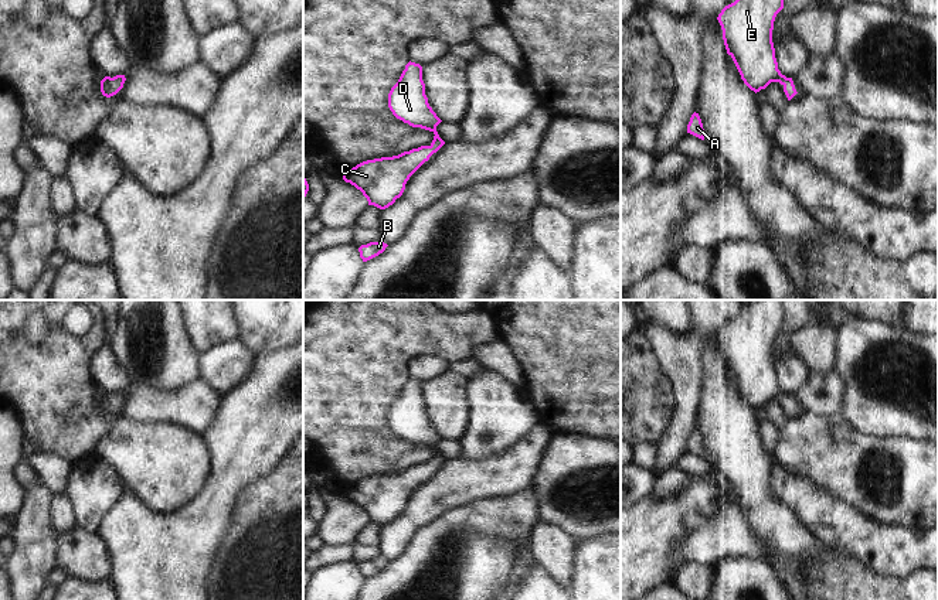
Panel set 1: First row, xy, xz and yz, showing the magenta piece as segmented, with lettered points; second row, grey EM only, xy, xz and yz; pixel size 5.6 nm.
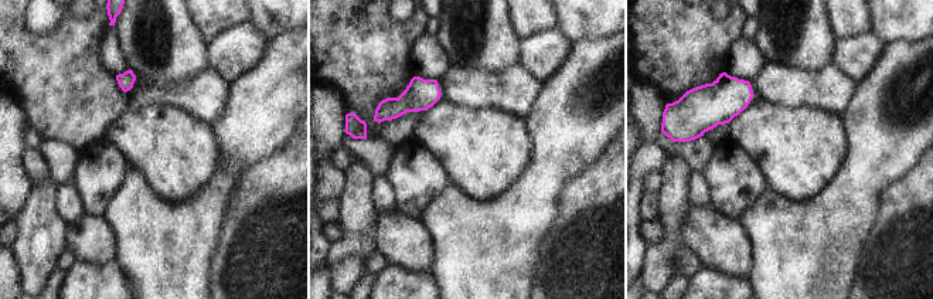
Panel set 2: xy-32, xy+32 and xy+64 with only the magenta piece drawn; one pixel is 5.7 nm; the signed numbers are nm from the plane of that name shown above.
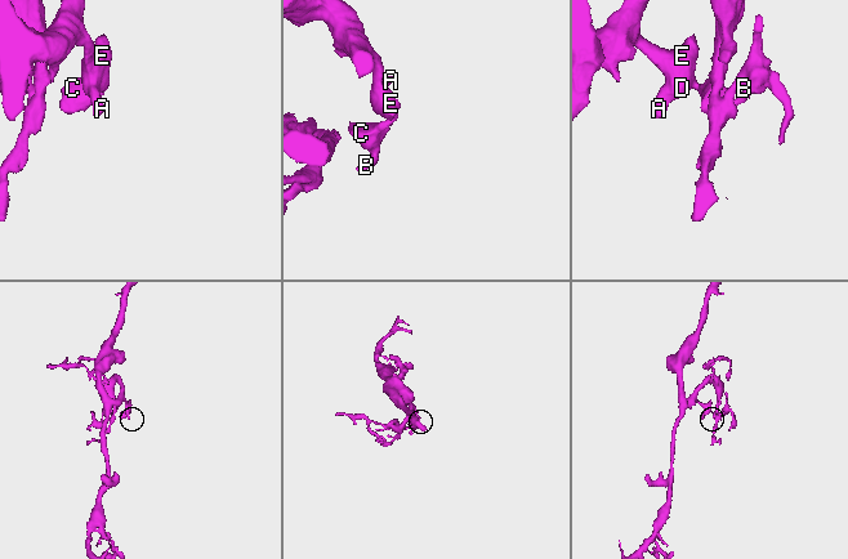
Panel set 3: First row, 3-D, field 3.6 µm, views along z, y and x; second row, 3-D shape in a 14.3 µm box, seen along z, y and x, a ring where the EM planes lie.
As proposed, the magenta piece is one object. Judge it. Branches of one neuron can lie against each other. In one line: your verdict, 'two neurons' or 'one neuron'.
one neuron

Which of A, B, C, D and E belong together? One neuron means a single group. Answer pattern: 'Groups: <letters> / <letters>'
Groups: A B C D E.

